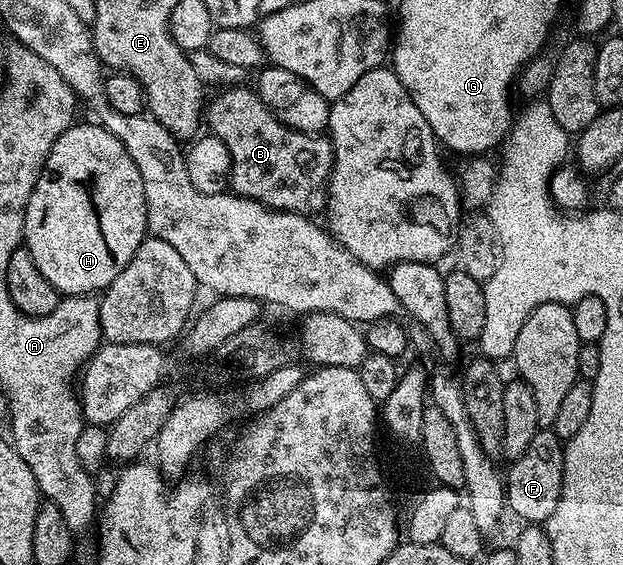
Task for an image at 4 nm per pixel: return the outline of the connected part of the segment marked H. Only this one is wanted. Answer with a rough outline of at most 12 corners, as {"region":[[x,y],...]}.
{"region":[[73,123],[23,244],[61,295],[114,283],[148,233],[142,175]]}

